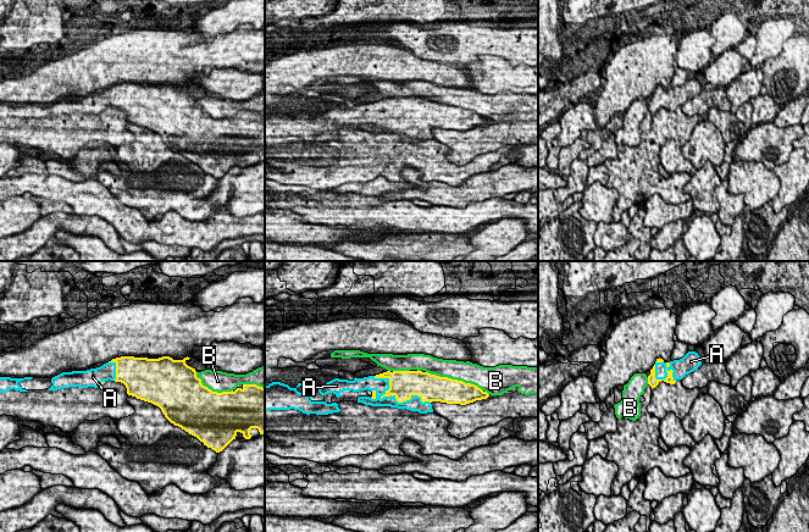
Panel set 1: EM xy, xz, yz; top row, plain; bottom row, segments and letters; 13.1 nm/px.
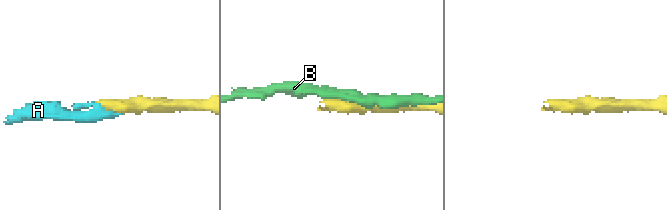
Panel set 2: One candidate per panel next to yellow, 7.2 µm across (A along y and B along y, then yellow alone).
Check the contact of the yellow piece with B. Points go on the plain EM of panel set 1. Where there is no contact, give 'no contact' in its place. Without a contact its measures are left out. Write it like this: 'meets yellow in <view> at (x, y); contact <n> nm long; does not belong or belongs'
meets yellow in xz at (454, 106); contact 800 nm long; does not belong

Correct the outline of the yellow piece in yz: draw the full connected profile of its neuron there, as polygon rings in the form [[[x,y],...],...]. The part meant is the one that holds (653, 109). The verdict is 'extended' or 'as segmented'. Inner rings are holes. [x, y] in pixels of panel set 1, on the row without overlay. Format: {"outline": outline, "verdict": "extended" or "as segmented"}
{"outline": [[[688,78],[682,85],[665,89],[663,85],[656,85],[648,111],[655,115],[661,107],[675,111],[677,106],[682,106],[686,101],[693,99],[702,92],[702,85],[696,78]]], "verdict": "extended"}

